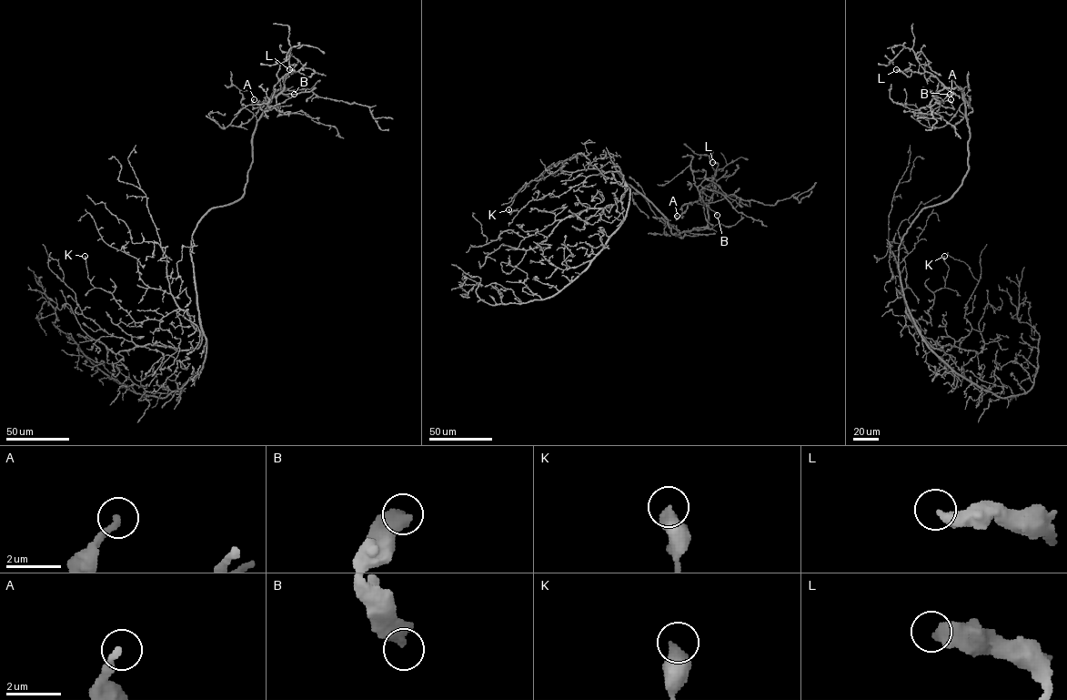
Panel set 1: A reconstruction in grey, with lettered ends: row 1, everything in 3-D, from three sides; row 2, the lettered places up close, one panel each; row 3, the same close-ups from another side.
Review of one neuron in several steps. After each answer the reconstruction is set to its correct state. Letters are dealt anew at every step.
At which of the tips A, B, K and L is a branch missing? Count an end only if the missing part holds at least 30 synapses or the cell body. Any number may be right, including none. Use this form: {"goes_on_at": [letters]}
{"goes_on_at": []}

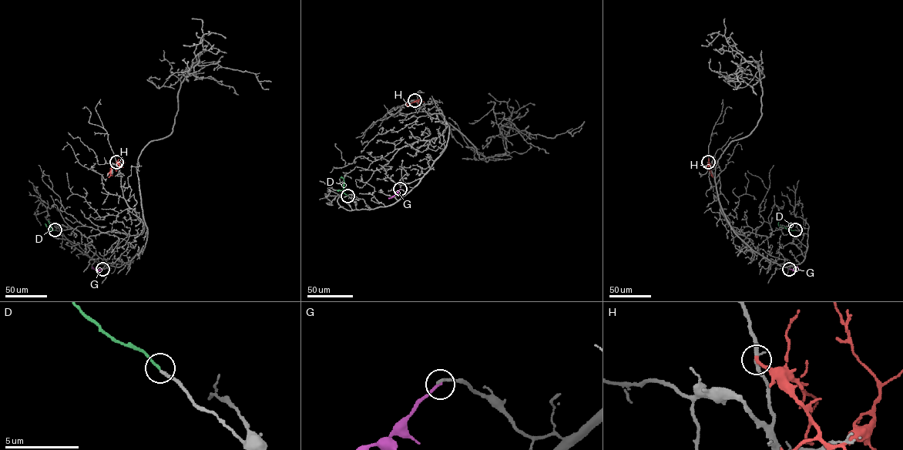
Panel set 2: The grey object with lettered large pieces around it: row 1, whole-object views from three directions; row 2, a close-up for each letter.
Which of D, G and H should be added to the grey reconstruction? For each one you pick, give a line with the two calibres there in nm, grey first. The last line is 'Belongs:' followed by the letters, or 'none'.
D: 240 nm thick on the grey side, 170 nm on the other
Belongs: D

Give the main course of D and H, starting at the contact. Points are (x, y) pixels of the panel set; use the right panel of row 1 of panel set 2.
D: (795, 230), (780, 226), (777, 220)
H: (708, 162), (707, 166), (710, 169), (713, 177)

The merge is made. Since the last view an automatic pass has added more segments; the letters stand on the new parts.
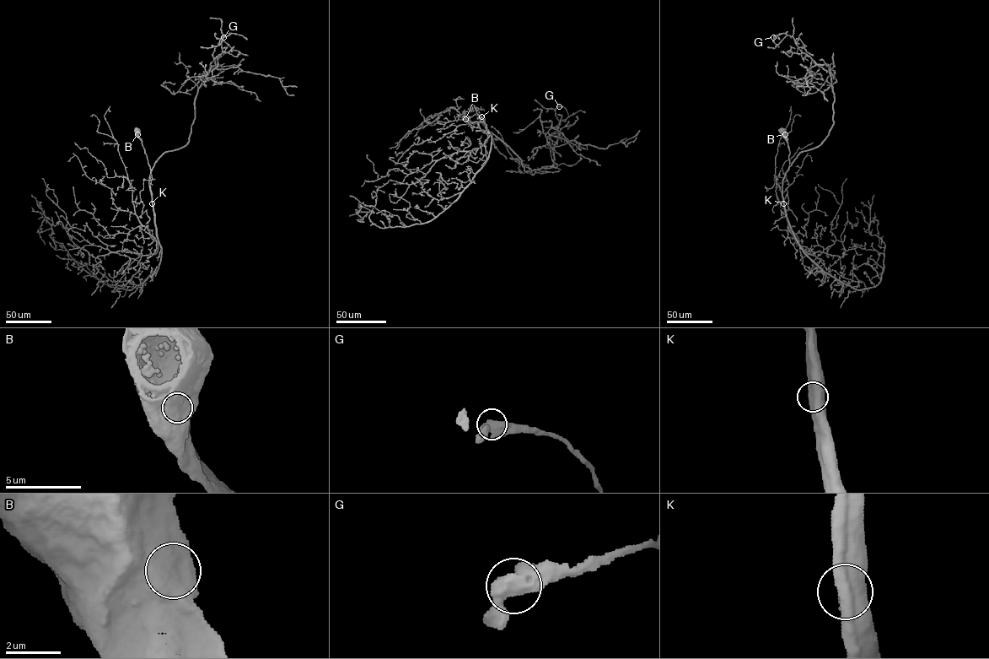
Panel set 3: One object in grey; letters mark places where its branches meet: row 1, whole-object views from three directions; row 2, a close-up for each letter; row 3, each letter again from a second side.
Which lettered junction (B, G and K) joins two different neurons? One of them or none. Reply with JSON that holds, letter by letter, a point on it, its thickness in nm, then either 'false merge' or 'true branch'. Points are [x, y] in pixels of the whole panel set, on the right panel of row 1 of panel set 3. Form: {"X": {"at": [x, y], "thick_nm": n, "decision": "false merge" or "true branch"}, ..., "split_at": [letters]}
{"B": {"at": [785, 134], "thick_nm": 1050, "decision": "true branch"}, "G": {"at": [773, 37], "thick_nm": 500, "decision": "true branch"}, "K": {"at": [783, 203], "thick_nm": 750, "decision": "true branch"}, "split_at": []}

